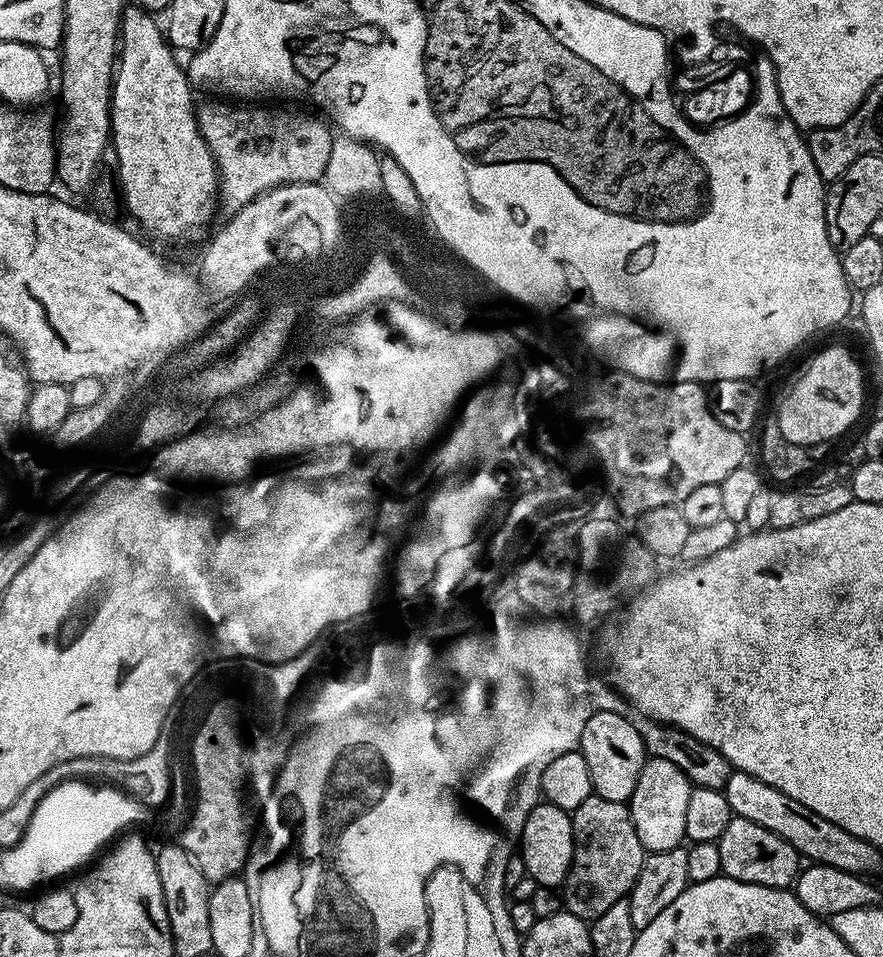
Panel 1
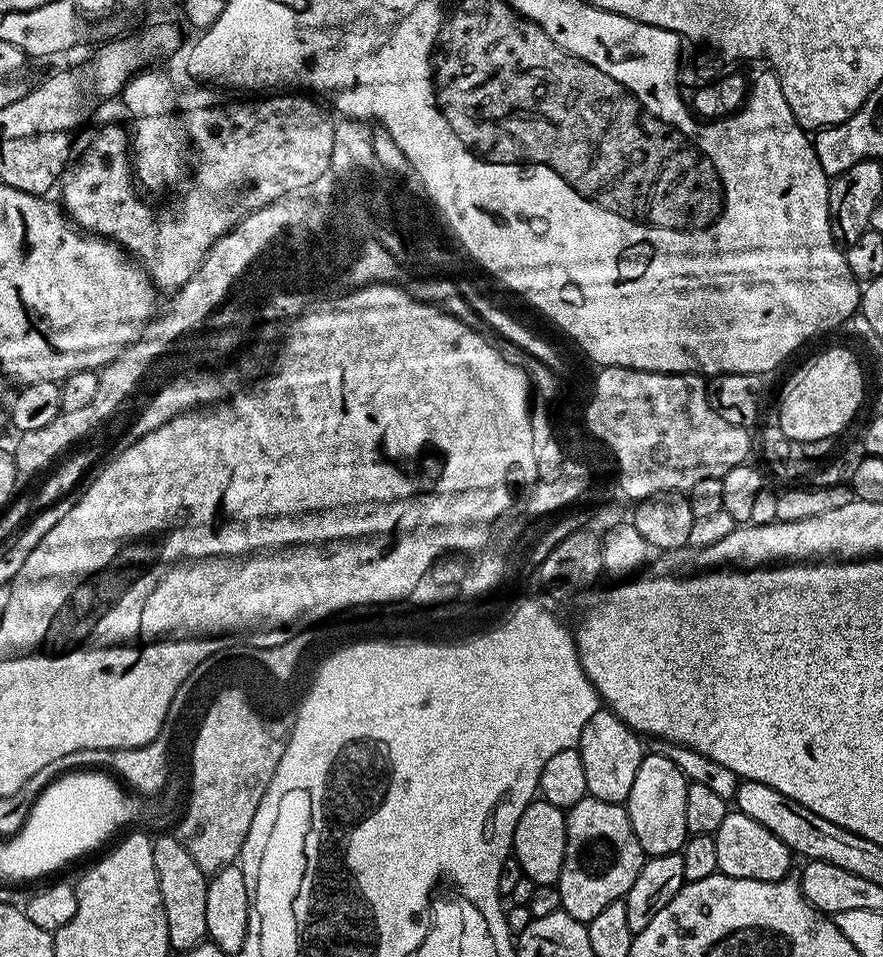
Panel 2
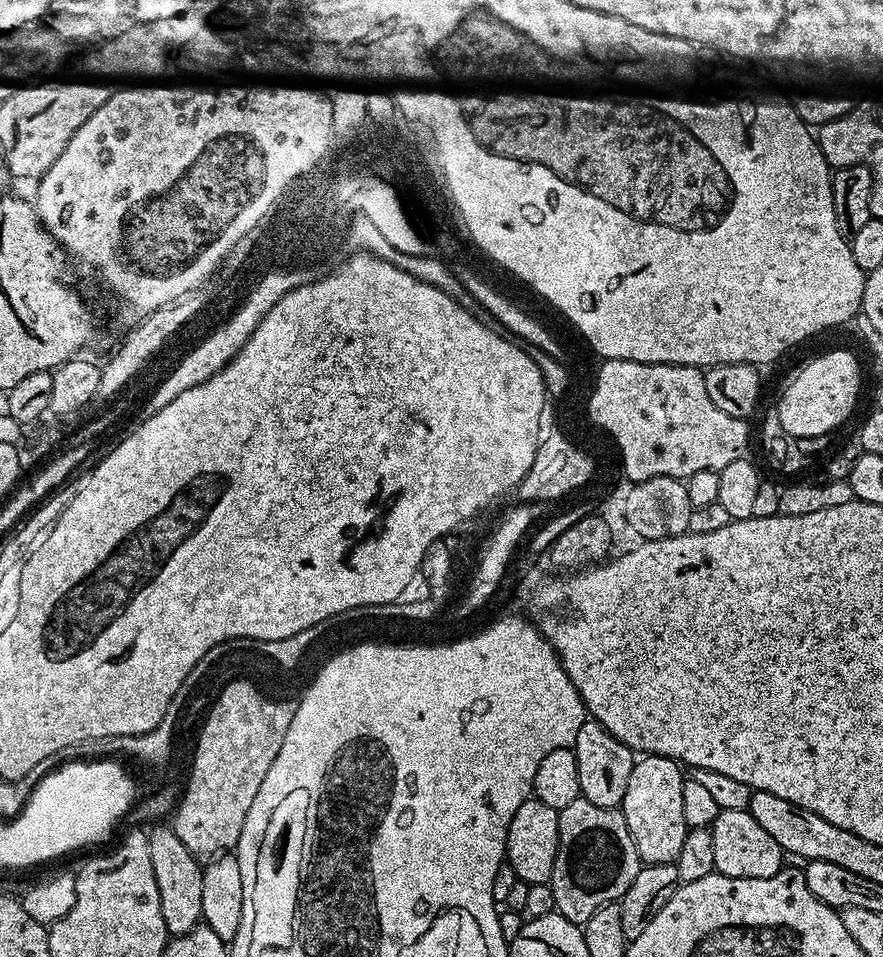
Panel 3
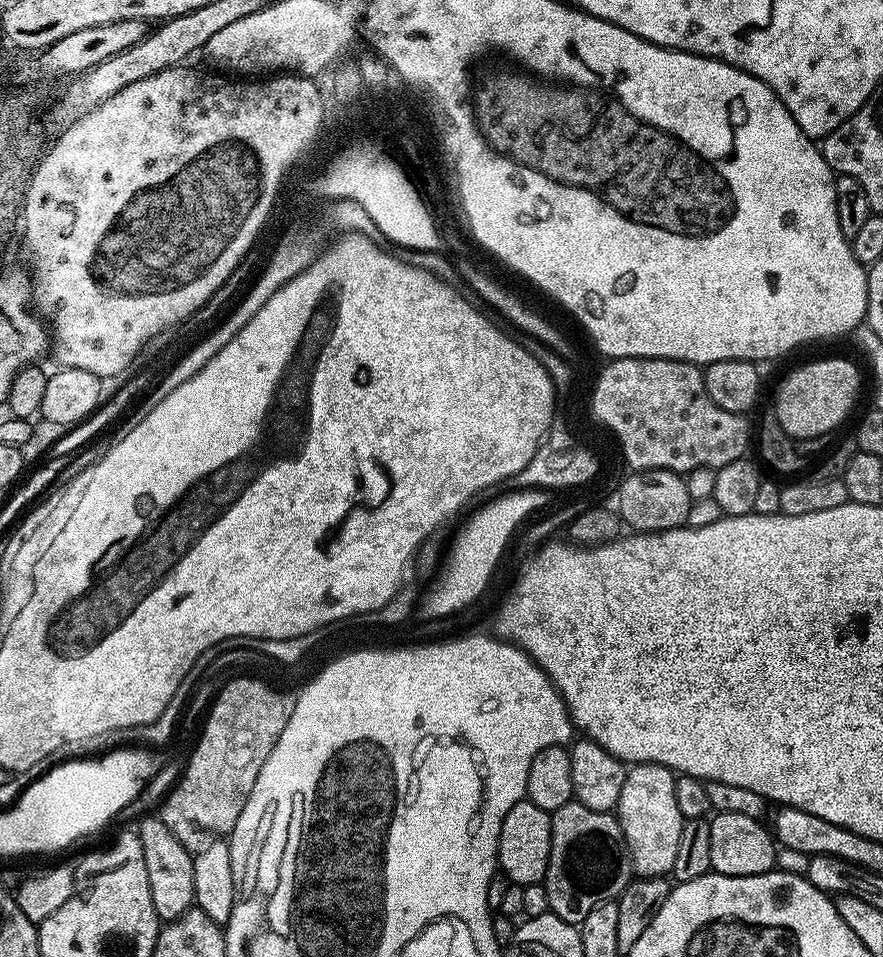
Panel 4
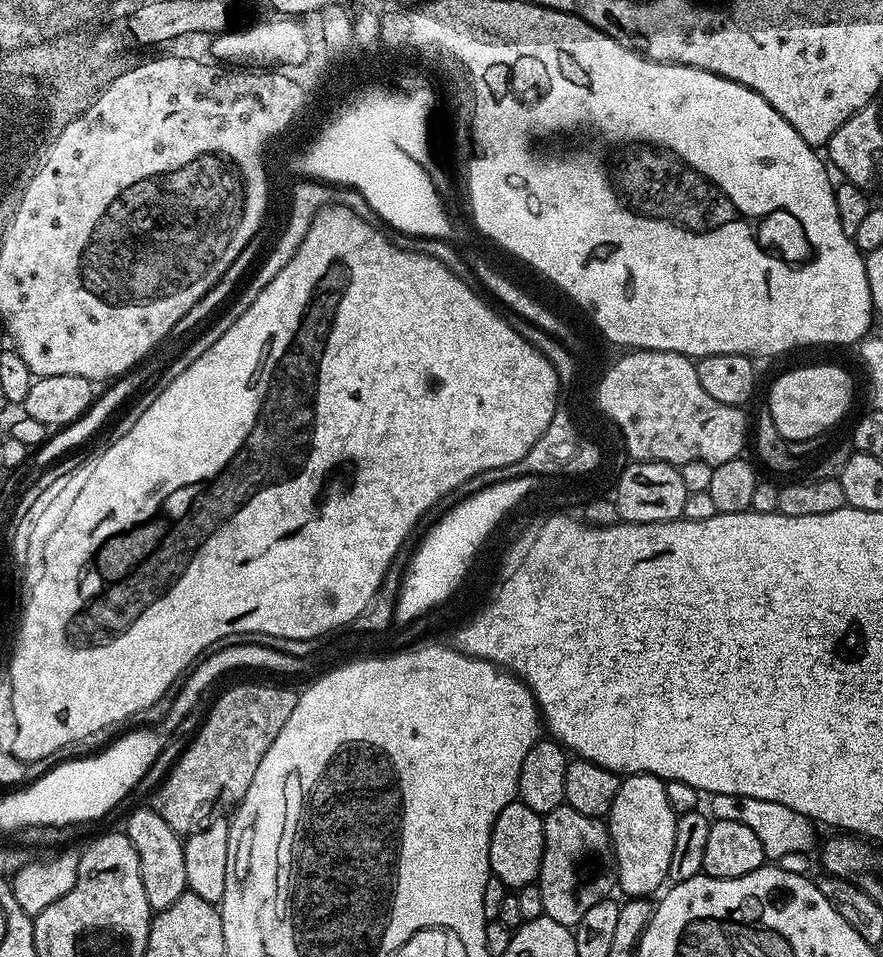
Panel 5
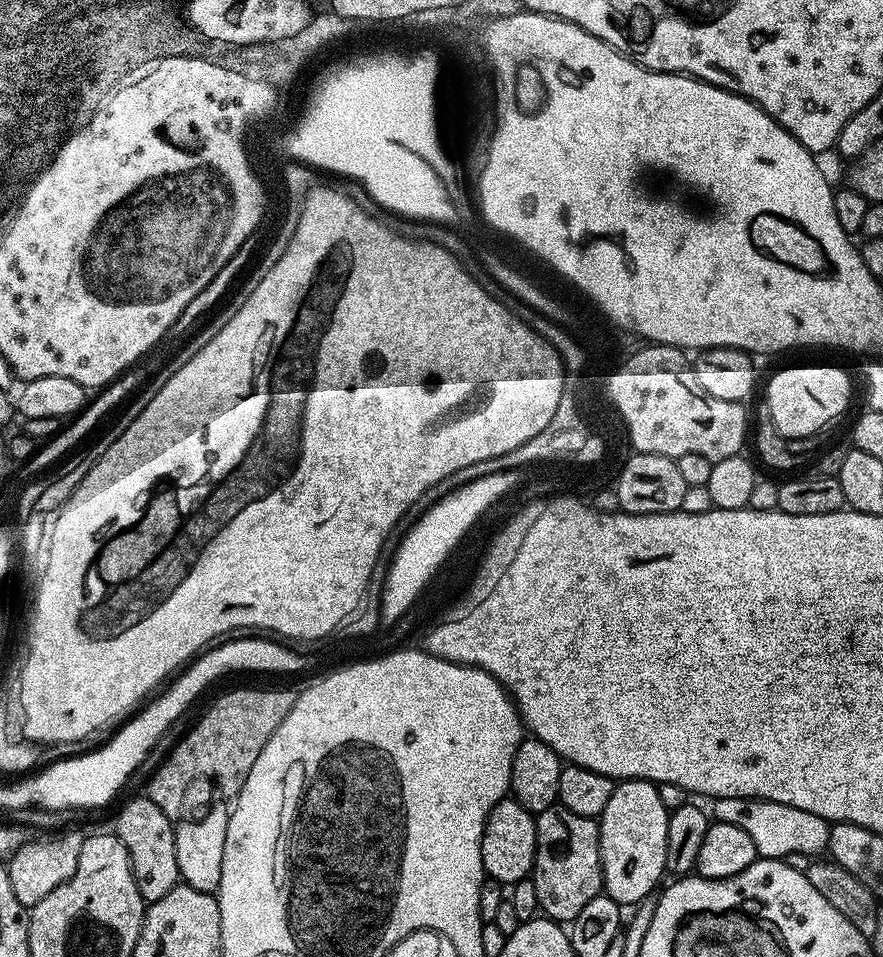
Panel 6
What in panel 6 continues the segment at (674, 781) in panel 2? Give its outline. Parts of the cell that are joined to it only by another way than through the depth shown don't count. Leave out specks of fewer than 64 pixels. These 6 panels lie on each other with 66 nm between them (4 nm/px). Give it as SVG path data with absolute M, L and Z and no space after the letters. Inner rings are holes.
M622 780L613 787L610 802L606 802L598 823L604 892L617 904L639 905L661 887L660 879L666 876L669 813L670 809L662 806L659 787L651 780Z

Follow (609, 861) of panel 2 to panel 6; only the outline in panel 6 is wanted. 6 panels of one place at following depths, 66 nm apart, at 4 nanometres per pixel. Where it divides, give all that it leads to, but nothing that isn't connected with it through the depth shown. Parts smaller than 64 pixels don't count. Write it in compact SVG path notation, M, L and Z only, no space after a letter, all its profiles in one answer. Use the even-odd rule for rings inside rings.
M558 802L535 813L536 853L531 879L537 890L539 911L549 920L570 922L595 896L604 892L600 861L600 825L591 816L574 814Z

